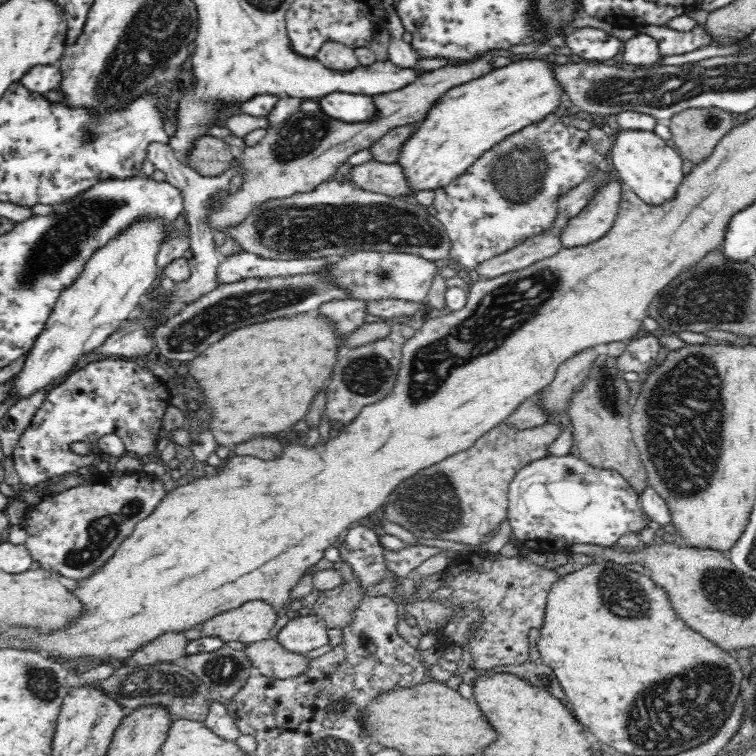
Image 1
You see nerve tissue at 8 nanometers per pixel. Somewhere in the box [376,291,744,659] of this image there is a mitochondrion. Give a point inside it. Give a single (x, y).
(691, 392)

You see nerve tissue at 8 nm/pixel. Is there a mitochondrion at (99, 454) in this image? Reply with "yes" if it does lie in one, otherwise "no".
no

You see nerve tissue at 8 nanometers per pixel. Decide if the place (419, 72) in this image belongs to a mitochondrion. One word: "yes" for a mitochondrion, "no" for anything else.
no

